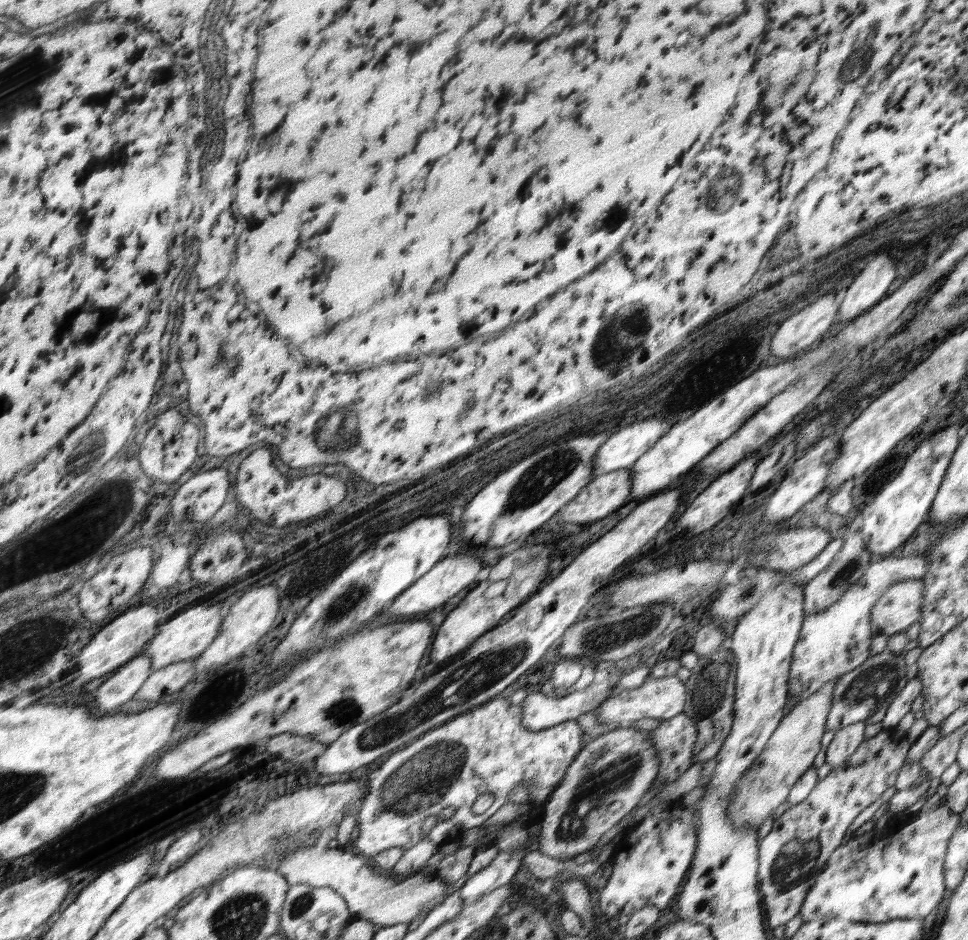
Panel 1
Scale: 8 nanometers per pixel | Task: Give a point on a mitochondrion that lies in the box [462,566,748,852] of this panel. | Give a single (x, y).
(609, 770)

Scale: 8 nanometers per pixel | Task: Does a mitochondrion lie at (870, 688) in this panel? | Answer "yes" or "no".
yes

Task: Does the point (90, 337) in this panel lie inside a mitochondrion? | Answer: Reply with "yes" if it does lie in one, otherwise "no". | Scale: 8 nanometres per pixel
no

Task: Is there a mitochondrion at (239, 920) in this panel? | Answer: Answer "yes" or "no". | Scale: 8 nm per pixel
yes

